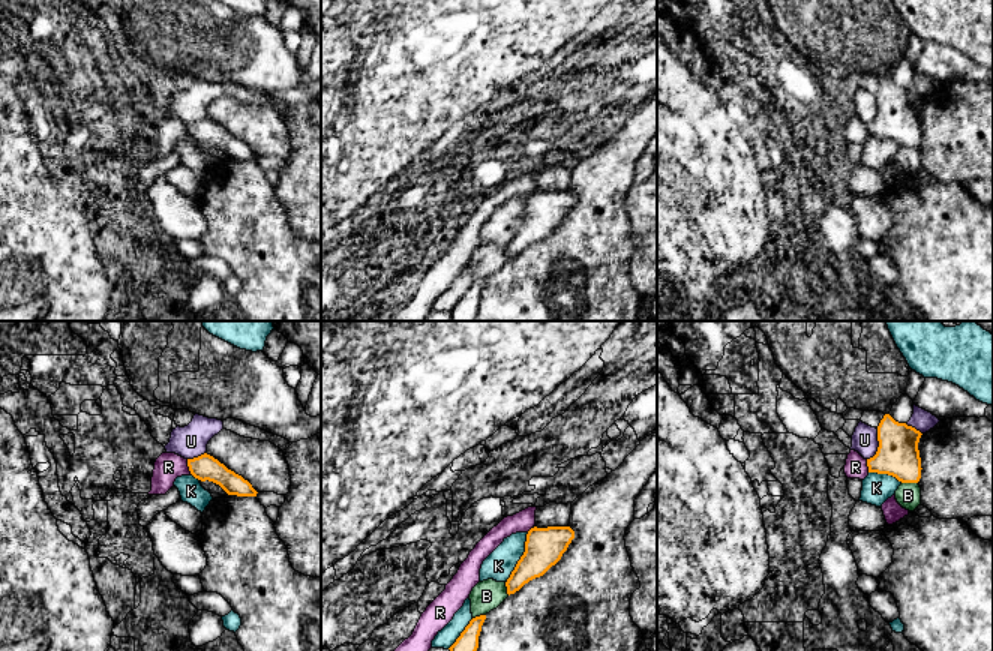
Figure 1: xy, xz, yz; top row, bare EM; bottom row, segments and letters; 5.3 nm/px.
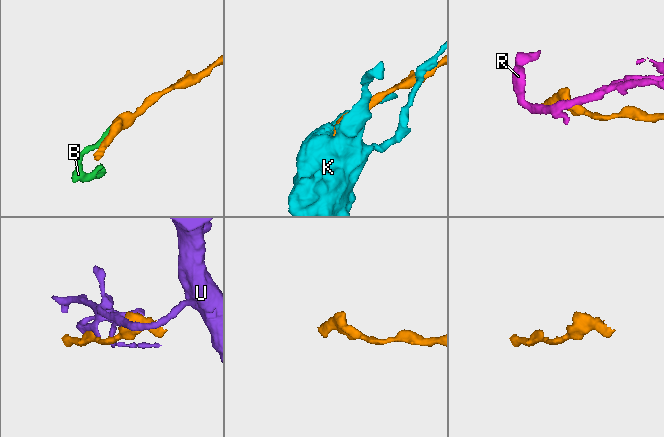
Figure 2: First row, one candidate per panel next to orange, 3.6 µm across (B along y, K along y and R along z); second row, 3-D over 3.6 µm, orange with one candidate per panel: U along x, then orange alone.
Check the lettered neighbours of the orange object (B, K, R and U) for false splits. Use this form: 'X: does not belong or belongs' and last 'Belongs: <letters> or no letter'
B: does not belong
K: does not belong
R: does not belong
U: does not belong
Belongs: no letter

